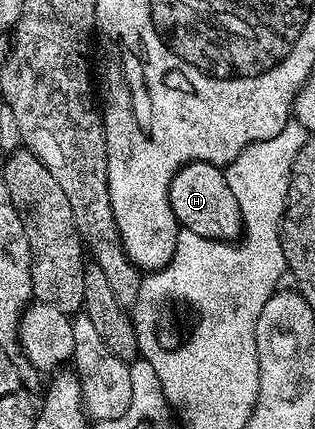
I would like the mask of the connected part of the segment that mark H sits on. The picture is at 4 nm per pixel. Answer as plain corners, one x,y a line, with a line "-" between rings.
190,162
181,167
173,176
169,188
169,200
173,208
173,216
180,227
189,232
197,232
197,236
212,238
218,242
235,242
243,233
243,217
237,204
237,196
229,189
226,173
220,167
208,162

